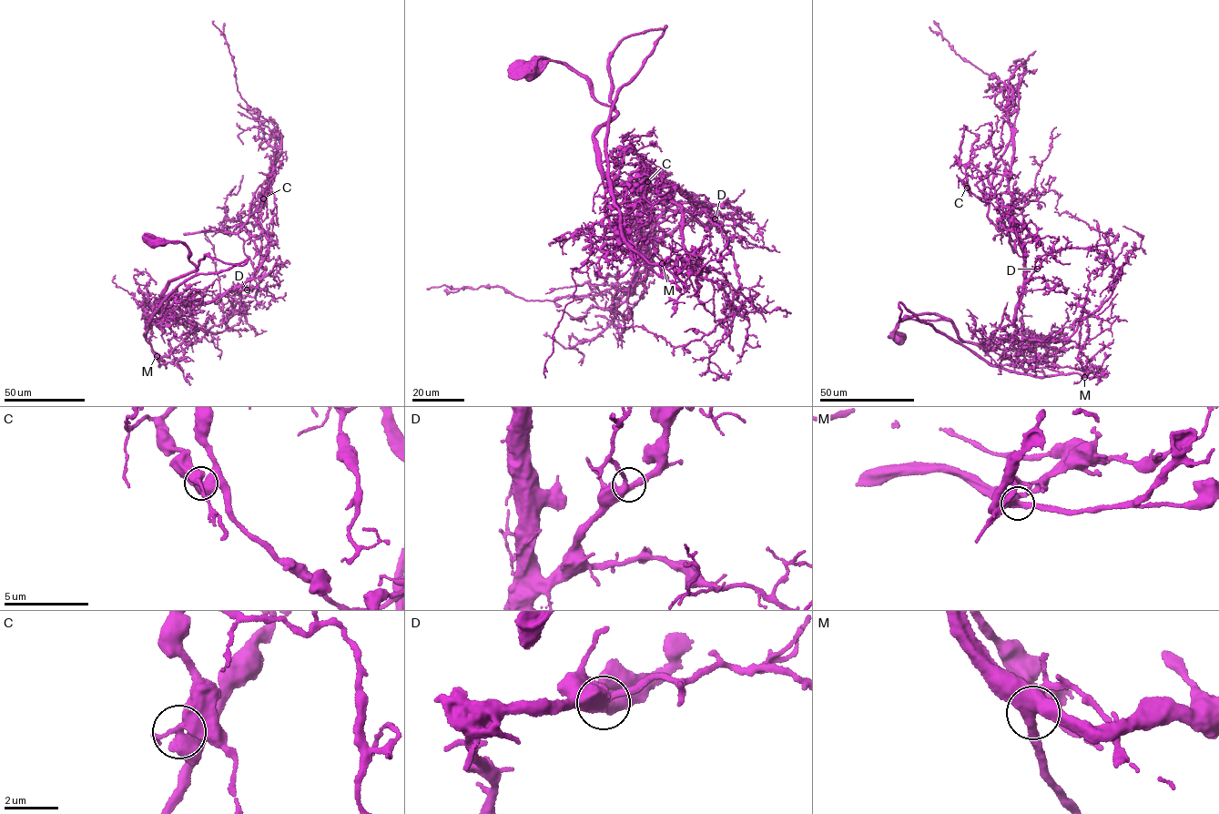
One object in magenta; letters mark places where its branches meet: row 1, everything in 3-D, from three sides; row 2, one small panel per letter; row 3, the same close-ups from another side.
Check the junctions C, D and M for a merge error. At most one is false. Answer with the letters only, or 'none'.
C

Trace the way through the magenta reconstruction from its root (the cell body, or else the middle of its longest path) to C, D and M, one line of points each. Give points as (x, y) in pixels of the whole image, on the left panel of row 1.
C: (154, 242), (185, 243), (196, 268), (170, 280), (163, 296), (210, 302), (256, 278), (238, 234), (263, 198)
D: (154, 242), (185, 243), (196, 268), (170, 280), (161, 291), (163, 296), (195, 304), (247, 289)
M: (154, 242), (185, 243), (196, 270), (170, 280), (161, 291), (169, 310), (146, 330), (157, 356)

